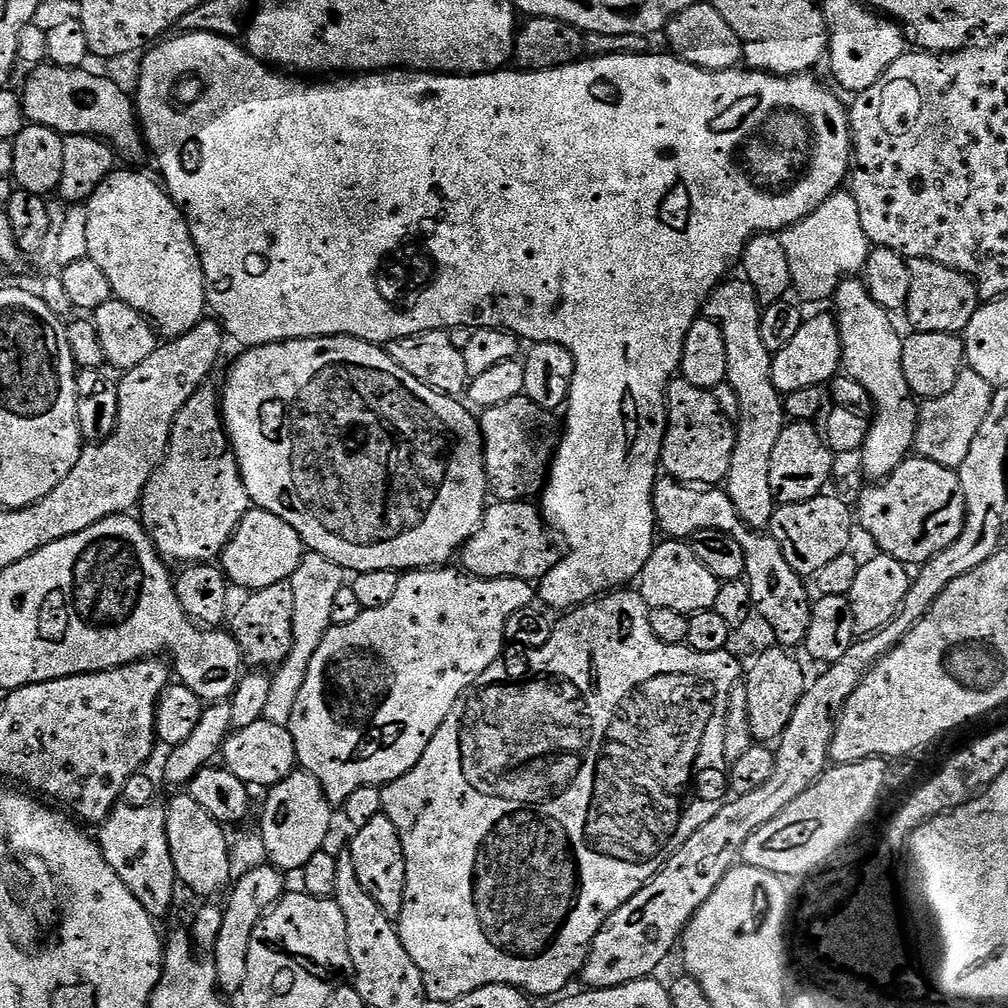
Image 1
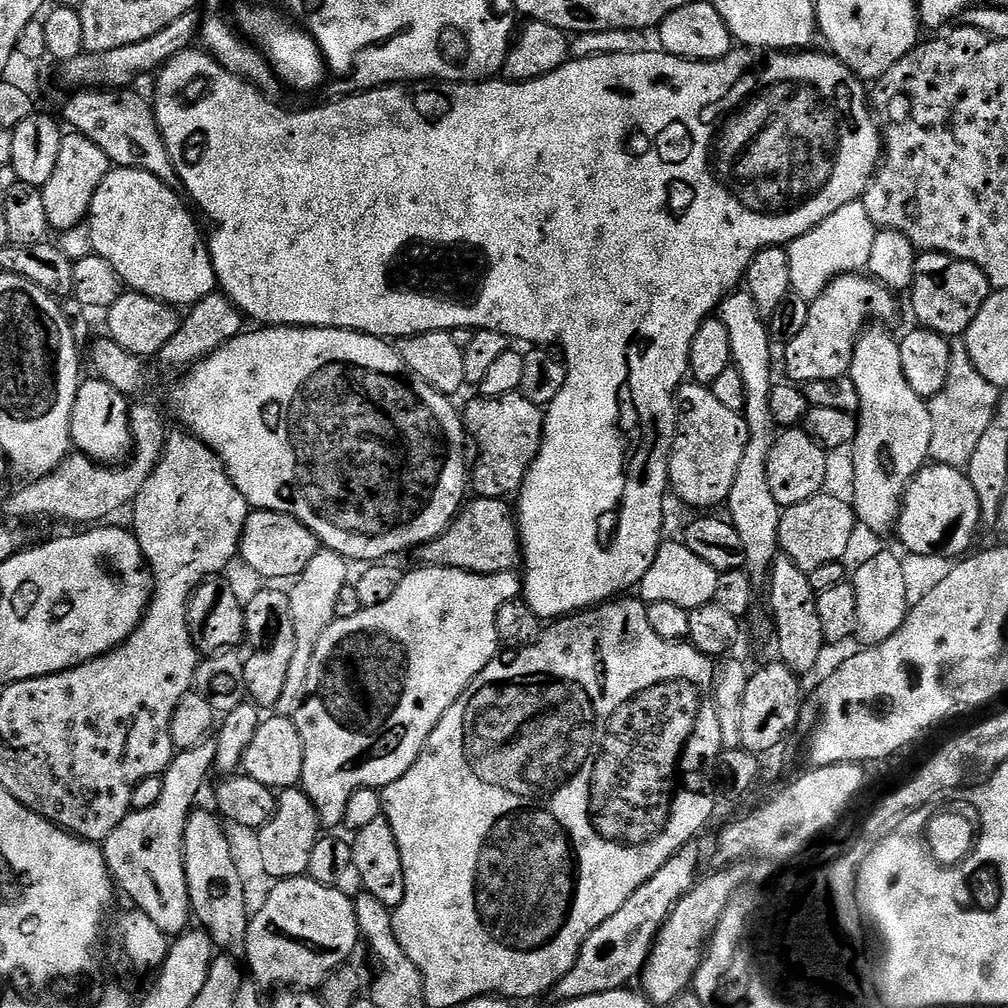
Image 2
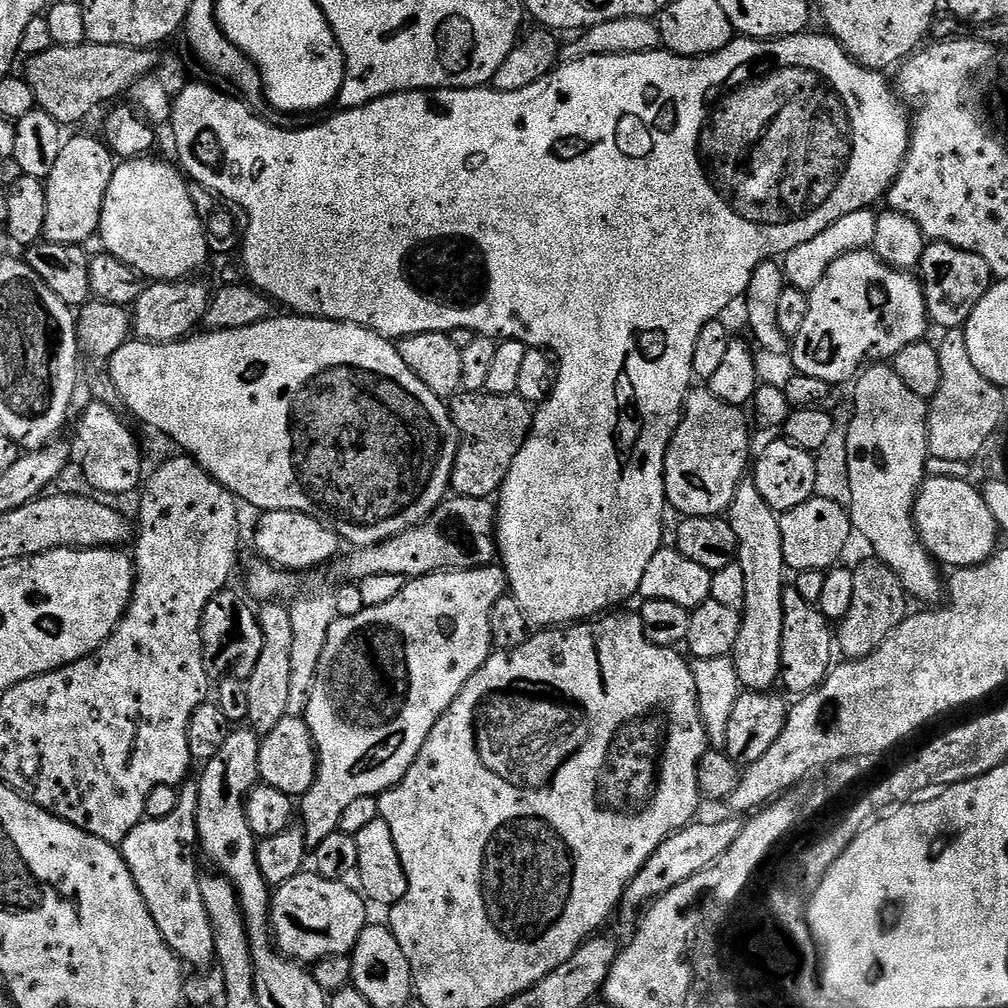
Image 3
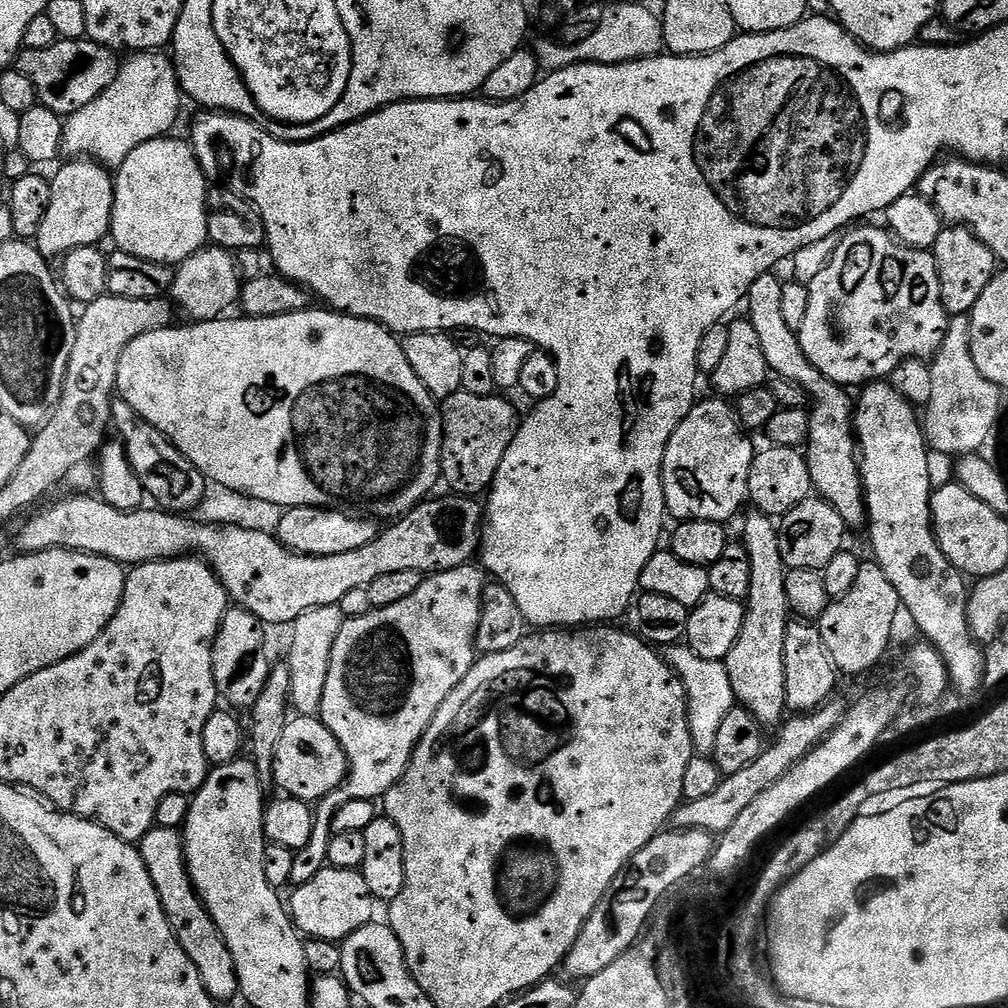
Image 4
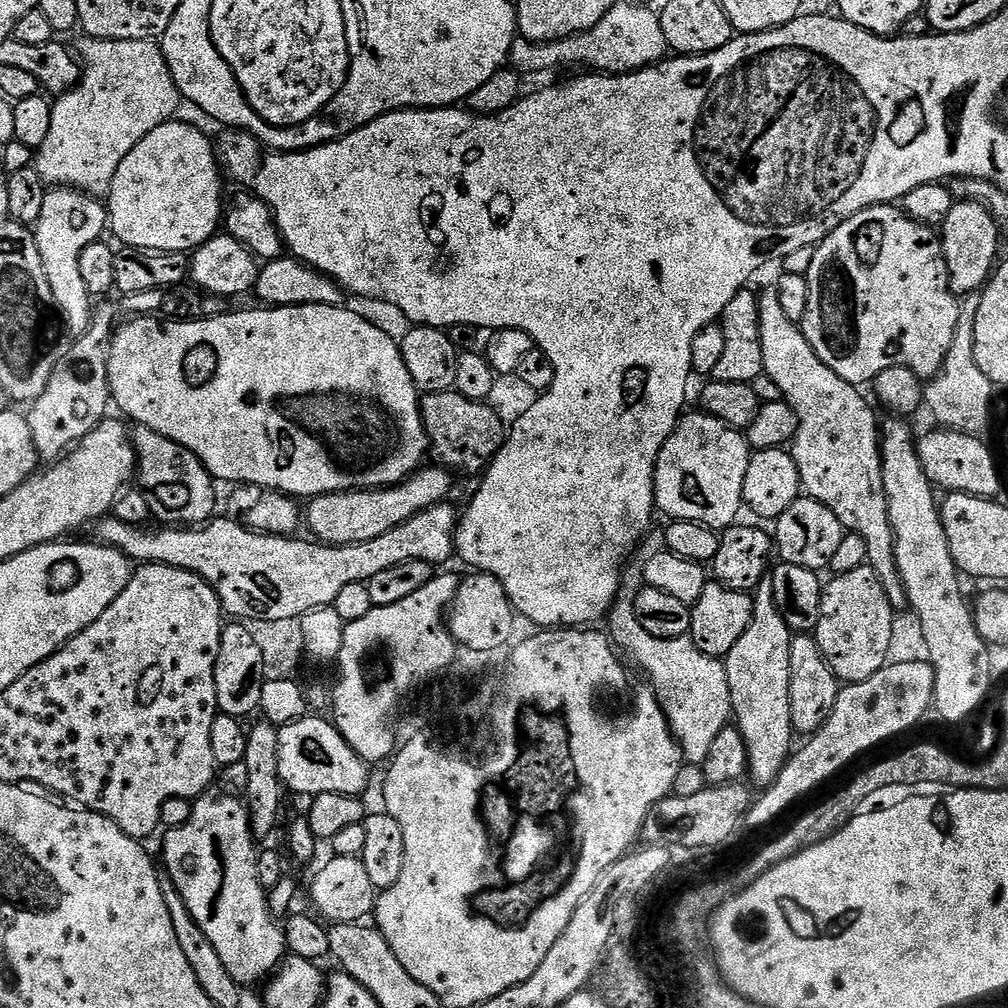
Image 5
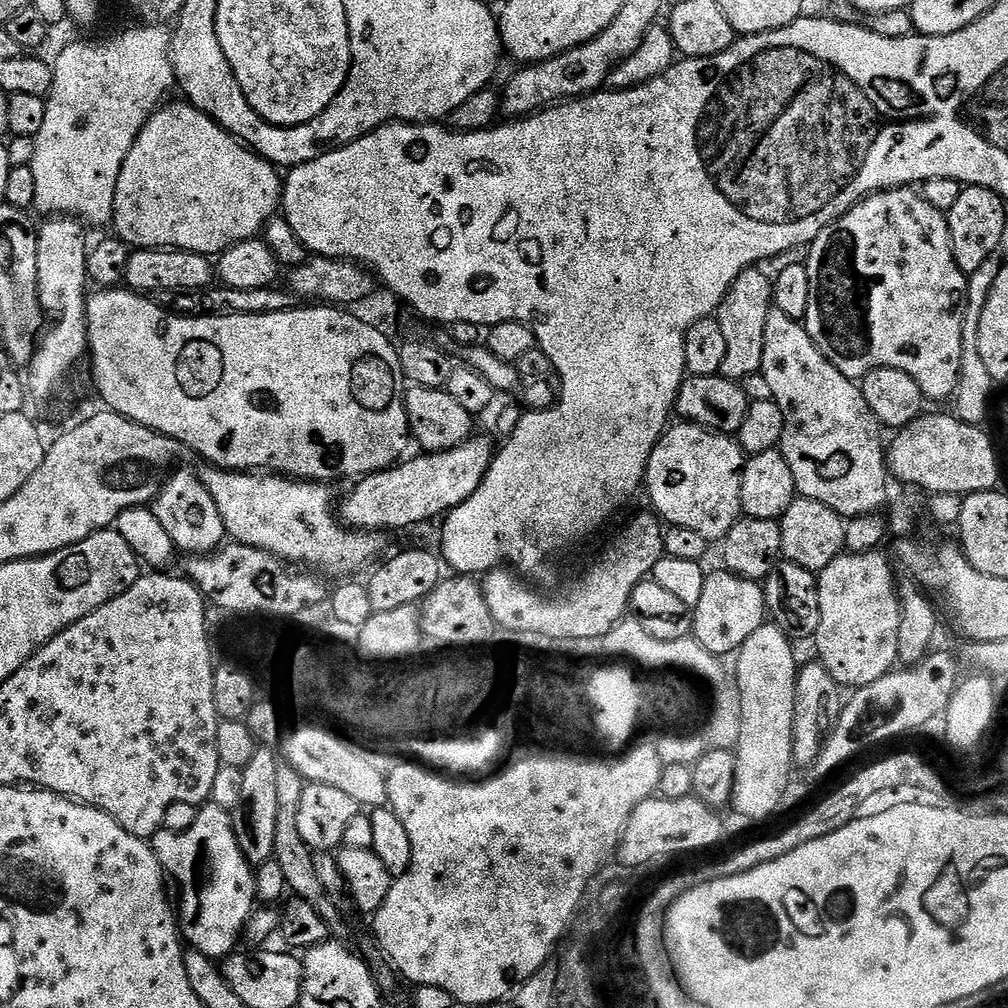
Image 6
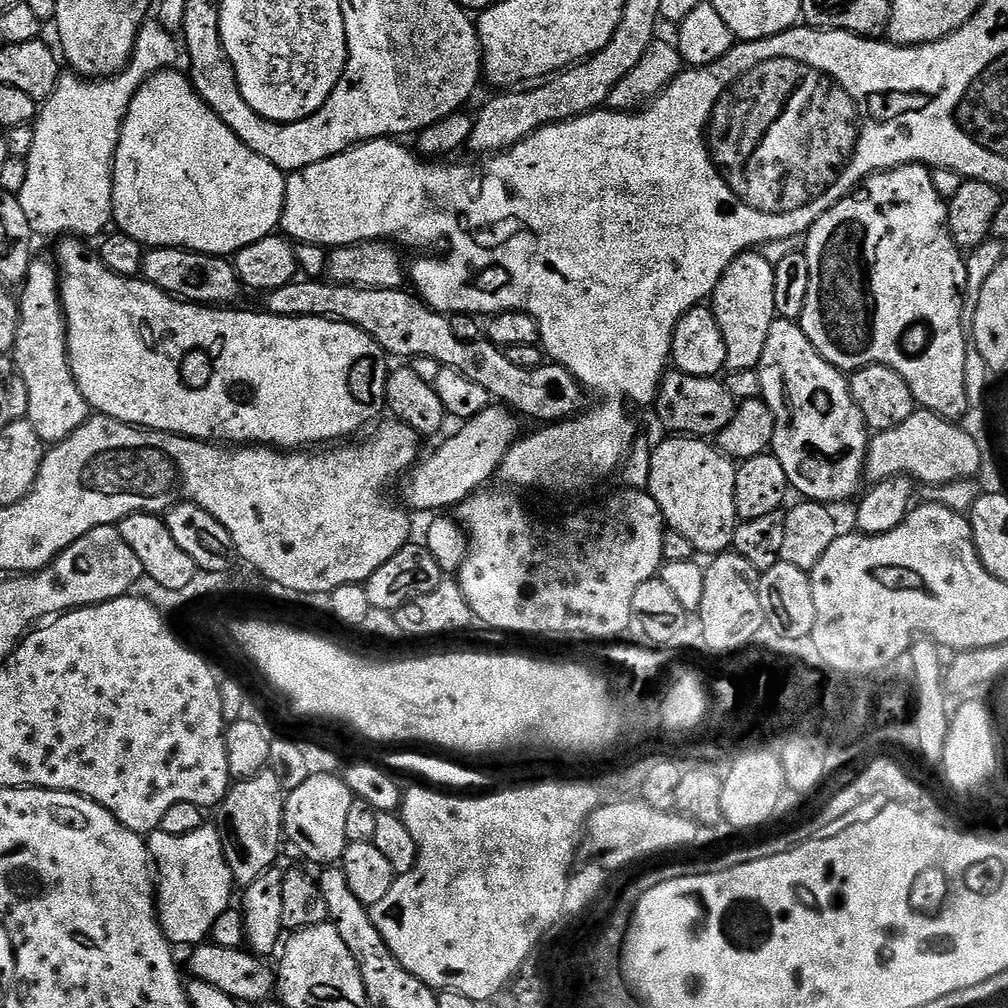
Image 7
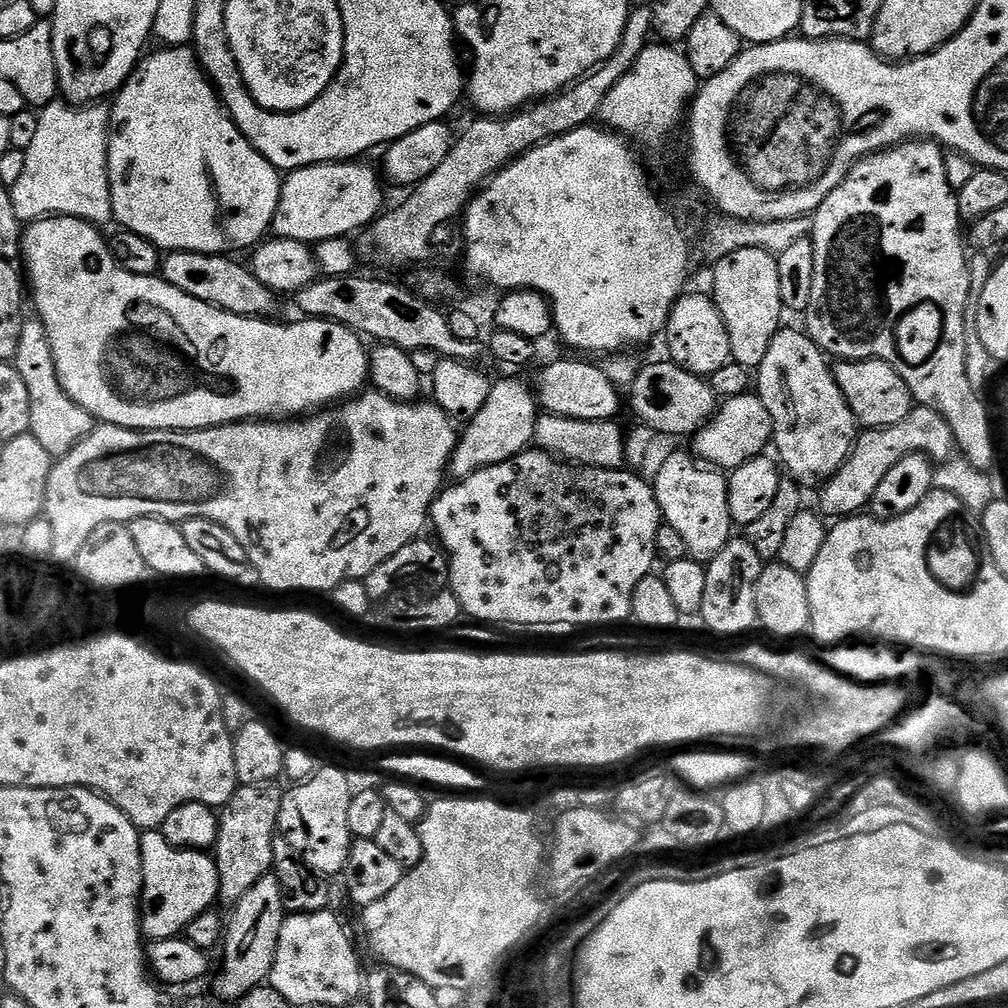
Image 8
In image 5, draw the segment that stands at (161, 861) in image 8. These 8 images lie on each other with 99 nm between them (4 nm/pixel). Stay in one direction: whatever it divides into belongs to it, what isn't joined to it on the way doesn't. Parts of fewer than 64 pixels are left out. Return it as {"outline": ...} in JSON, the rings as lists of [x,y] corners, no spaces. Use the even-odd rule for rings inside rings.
{"outline":[[[213,786],[196,797],[190,818],[182,826],[169,828],[163,833],[163,871],[174,882],[178,894],[182,894],[182,902],[186,902],[186,910],[190,910],[190,918],[198,922],[202,934],[206,934],[206,939],[214,945],[214,951],[218,958],[222,958],[222,966],[226,966],[230,978],[242,986],[259,985],[280,967],[288,943],[277,917],[270,914],[268,894],[258,878],[258,847],[248,821],[247,803],[237,793],[236,796],[232,792],[223,792],[219,786]]]}

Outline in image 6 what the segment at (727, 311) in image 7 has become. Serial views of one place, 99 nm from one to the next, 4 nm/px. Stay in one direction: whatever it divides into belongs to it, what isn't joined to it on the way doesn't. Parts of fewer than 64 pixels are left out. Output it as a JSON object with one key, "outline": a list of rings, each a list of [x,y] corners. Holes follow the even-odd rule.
{"outline":[[[759,267],[747,268],[730,286],[726,298],[714,313],[726,341],[726,359],[722,361],[719,375],[727,380],[741,381],[760,371],[762,346],[766,346],[766,318],[774,306],[772,303],[773,277]]]}

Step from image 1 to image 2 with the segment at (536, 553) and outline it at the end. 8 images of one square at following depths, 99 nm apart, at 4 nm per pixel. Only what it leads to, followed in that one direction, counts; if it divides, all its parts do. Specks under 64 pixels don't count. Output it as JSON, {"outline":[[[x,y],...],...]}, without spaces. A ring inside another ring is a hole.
{"outline":[[[472,498],[465,503],[461,513],[452,521],[443,535],[429,544],[415,549],[421,565],[430,568],[453,568],[474,574],[498,574],[511,572],[521,563],[520,526],[517,513],[507,499]]]}

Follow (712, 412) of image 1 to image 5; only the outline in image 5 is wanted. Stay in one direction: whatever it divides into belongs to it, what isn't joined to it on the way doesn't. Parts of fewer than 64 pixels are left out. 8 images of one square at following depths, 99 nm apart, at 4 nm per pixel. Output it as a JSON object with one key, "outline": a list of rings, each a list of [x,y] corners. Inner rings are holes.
{"outline":[[[706,411],[691,412],[680,417],[680,422],[670,434],[666,446],[662,446],[658,454],[656,507],[672,520],[689,520],[717,530],[730,528],[737,523],[739,516],[736,515],[742,512],[744,503],[742,482],[746,482],[746,466],[752,457],[748,437],[741,429],[731,428]]]}

